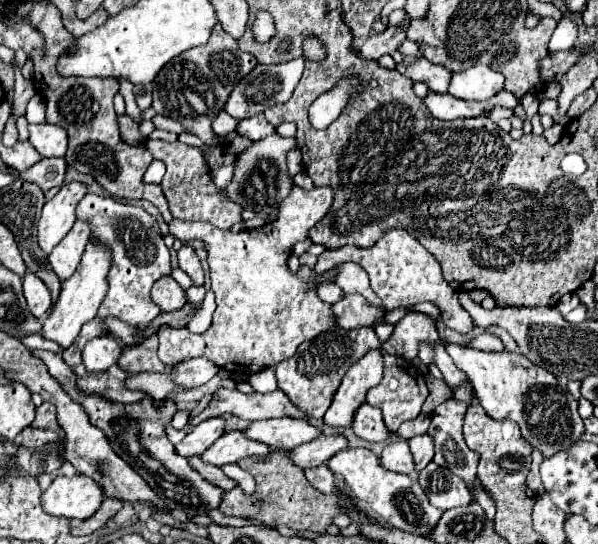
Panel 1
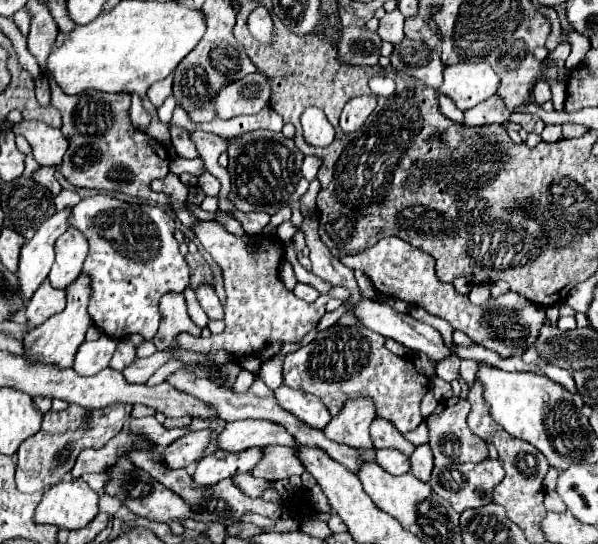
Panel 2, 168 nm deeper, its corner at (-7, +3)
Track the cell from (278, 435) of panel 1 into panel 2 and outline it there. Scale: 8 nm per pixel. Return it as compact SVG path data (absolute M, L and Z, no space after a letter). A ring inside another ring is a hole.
M236 420L228 422L224 432L218 436L218 448L228 452L240 452L252 446L296 446L294 436L286 432L280 424L270 424L270 420Z

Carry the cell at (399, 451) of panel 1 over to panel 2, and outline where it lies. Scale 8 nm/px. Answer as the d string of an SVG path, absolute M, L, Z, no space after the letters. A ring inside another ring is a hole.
M394 448L390 450L378 450L376 454L376 462L382 464L382 468L394 476L400 476L400 474L406 474L410 472L410 458Z

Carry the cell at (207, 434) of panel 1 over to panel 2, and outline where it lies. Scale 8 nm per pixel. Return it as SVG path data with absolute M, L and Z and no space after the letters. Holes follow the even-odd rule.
M210 428L204 430L196 430L190 432L182 438L178 438L176 442L172 442L166 450L164 450L164 460L170 468L188 468L192 466L206 450L206 446L210 444Z

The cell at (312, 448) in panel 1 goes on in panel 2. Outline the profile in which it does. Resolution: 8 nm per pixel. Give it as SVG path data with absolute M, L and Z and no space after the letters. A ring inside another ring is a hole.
M266 446L262 460L254 466L252 474L270 482L290 478L290 476L302 476L306 472L306 466L302 460L298 460L298 448L292 446Z

